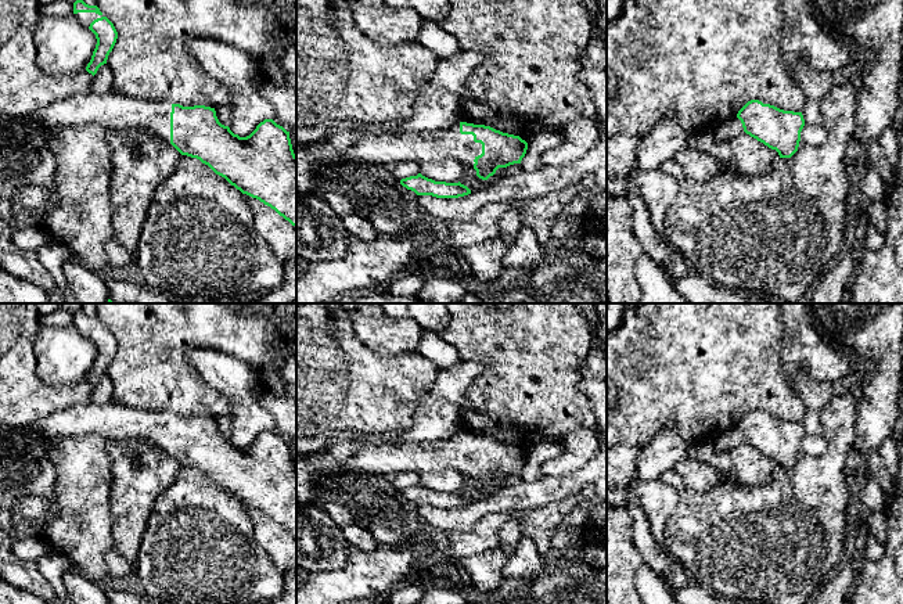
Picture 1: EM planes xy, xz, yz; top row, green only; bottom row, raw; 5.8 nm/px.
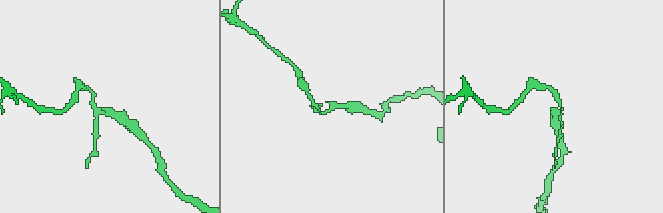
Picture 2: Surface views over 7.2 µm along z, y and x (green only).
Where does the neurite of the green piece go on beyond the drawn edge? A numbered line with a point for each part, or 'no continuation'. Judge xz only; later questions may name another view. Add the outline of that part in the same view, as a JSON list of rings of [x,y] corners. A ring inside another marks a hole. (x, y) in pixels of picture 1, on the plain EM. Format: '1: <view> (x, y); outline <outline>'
1: xz (381, 459); outline [[[460,434],[436,442],[368,443],[348,460],[348,467],[382,477],[402,472],[454,470],[474,477],[482,454],[472,445],[461,445]]]

